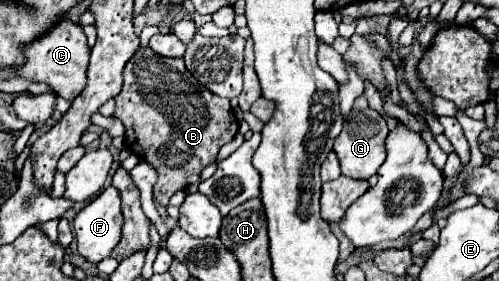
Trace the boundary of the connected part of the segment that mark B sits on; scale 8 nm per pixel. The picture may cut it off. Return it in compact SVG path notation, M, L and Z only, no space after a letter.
M148 46L138 48L124 68L124 86L116 96L116 118L126 126L126 148L154 164L158 182L154 200L168 206L168 198L200 182L200 172L216 162L218 150L238 132L230 100L212 94L184 66L184 58L166 58Z

